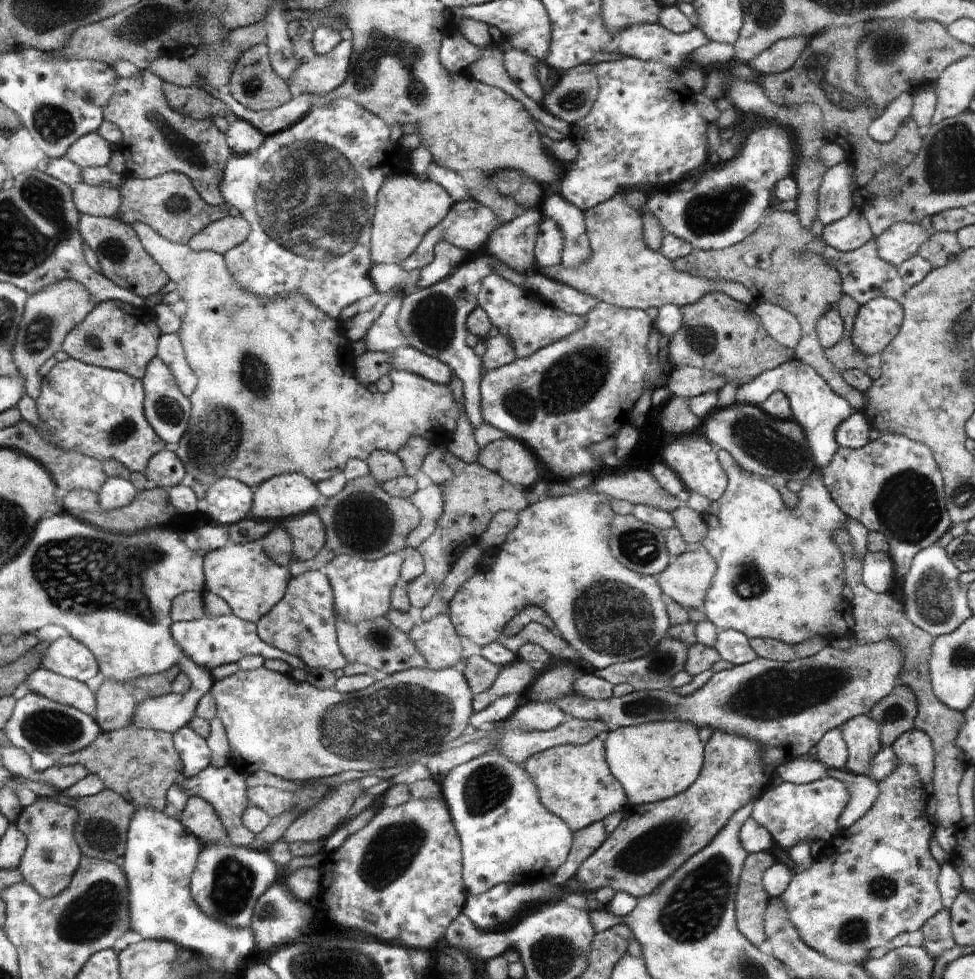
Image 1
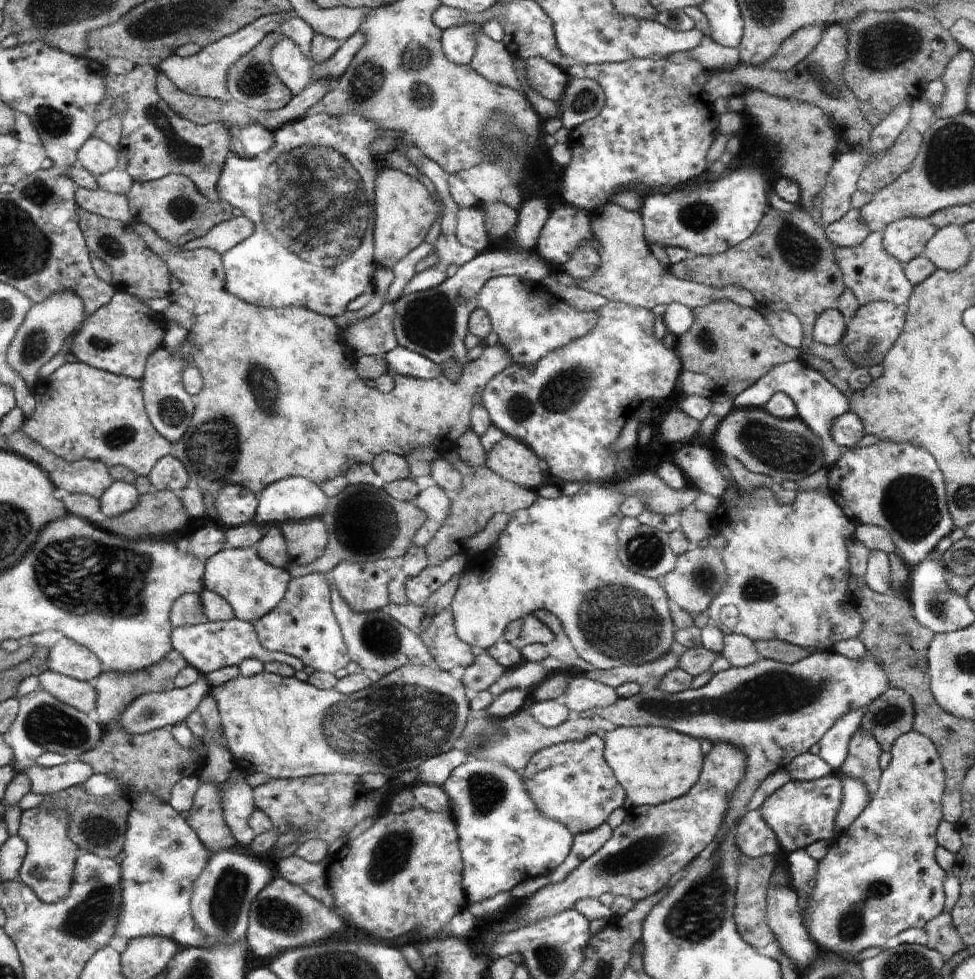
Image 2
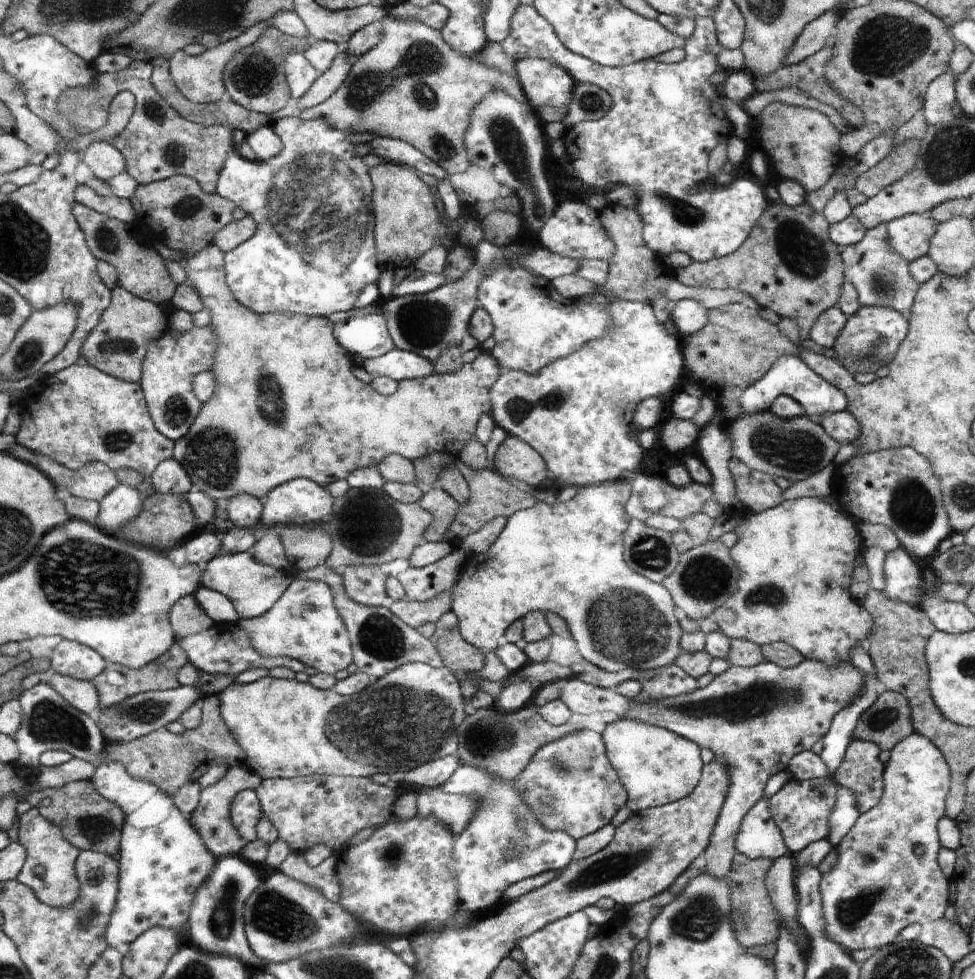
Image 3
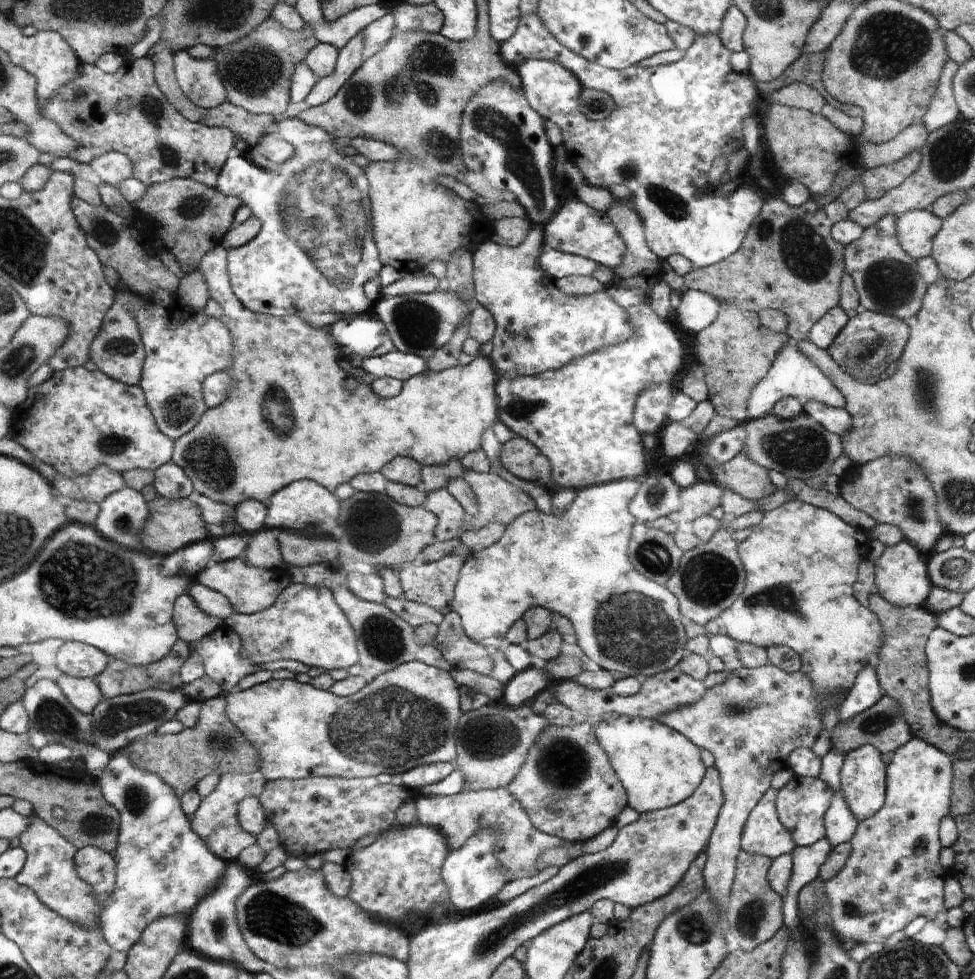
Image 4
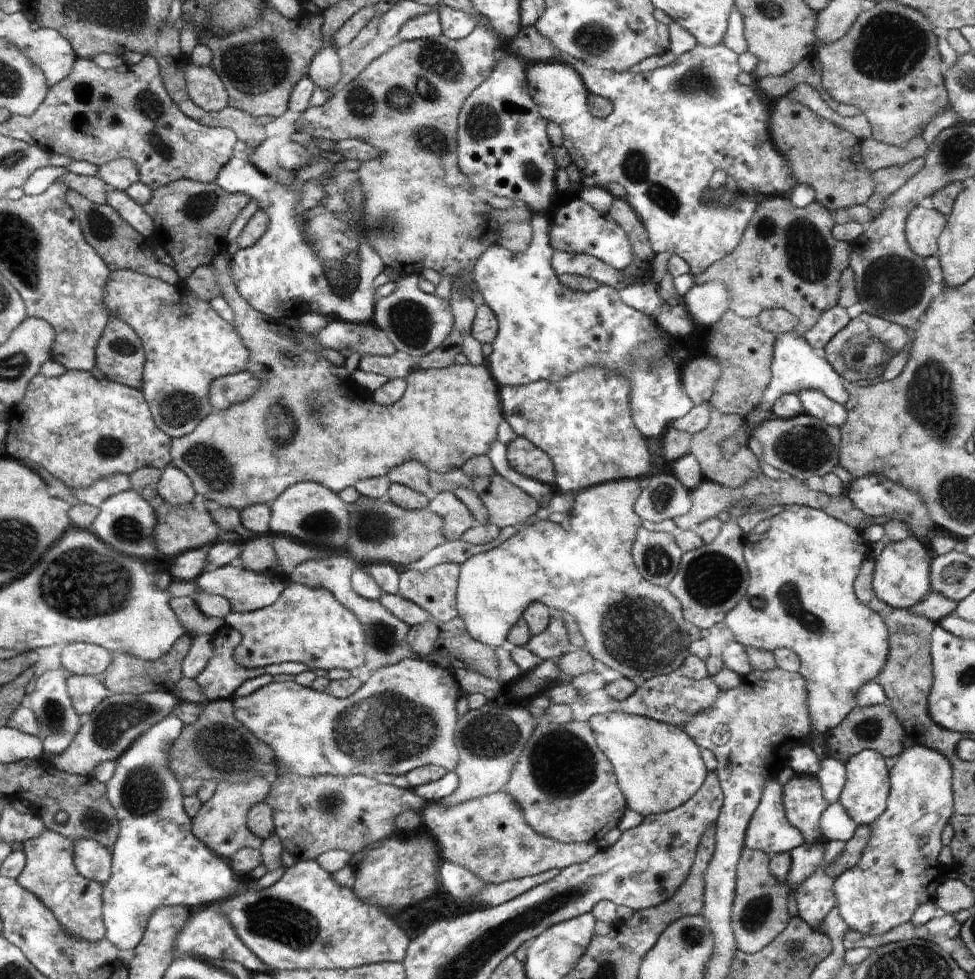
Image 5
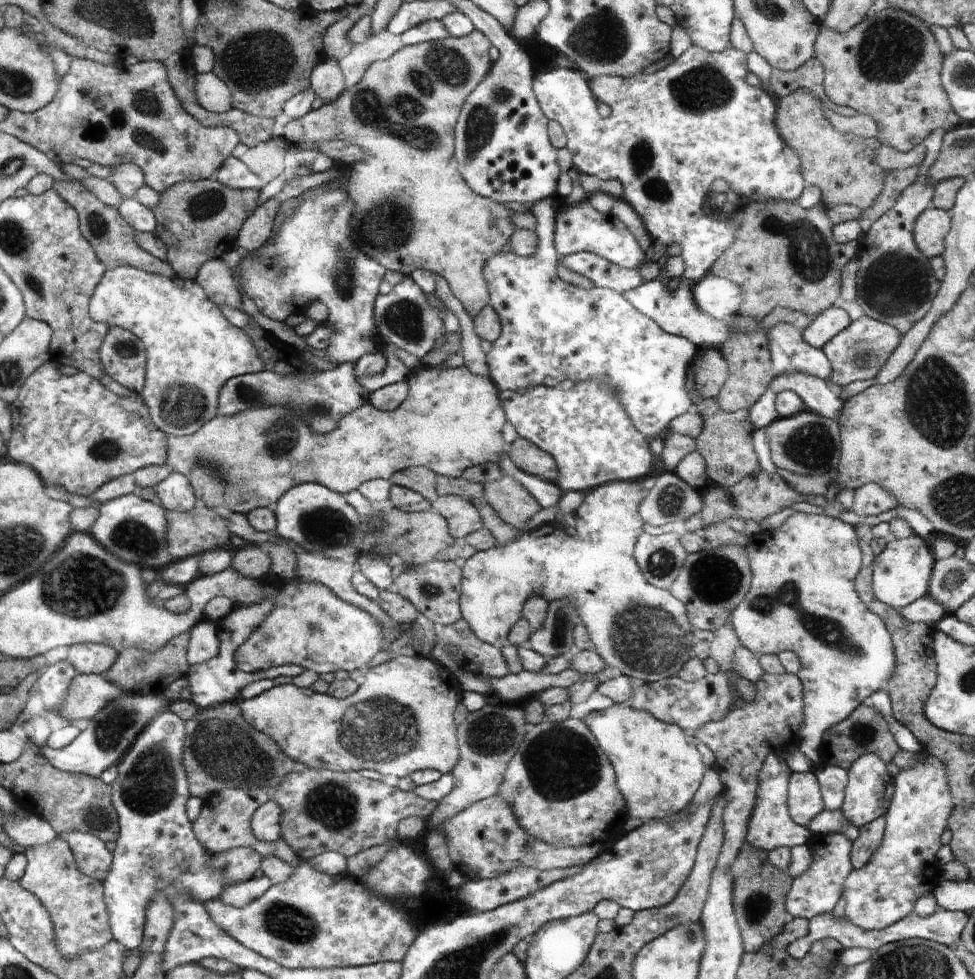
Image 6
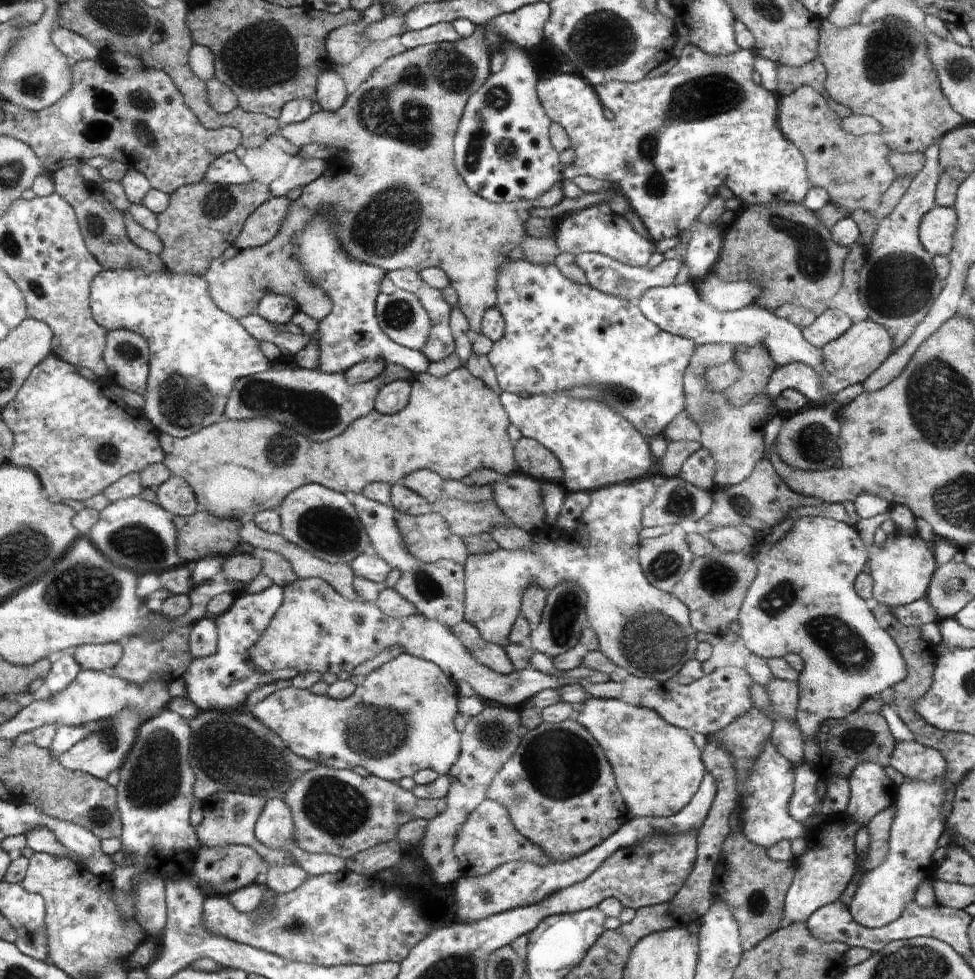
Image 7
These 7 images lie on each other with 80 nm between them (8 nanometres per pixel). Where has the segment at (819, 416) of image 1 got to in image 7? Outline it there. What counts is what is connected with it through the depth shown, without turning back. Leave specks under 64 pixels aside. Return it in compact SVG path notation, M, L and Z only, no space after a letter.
M687 282L681 285L672 284L647 289L637 305L648 319L656 323L656 326L670 334L692 339L696 347L726 343L747 347L762 344L766 346L778 367L788 363L804 363L819 372L819 368L823 365L821 349L804 338L802 328L792 324L788 319L773 315L768 307L758 303L743 306L735 311L719 311L702 300L695 283Z

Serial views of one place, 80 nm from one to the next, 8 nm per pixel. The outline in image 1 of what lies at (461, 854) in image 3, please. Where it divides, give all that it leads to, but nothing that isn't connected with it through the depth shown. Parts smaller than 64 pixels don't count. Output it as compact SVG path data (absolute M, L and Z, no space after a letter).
M488 751L455 766L440 785L442 799L448 803L462 840L464 882L470 895L487 893L499 884L527 886L548 881L567 862L574 844L574 833L560 817L544 808L534 780L520 764L498 751Z

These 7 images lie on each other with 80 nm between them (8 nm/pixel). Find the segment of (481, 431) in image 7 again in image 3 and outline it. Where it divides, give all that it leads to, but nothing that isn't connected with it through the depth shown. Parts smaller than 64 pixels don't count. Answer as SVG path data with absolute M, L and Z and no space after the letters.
M212 244L206 249L197 251L188 261L184 261L182 266L186 269L187 282L197 290L203 302L203 308L211 312L210 326L214 329L217 336L217 349L215 352L215 361L211 370L215 374L217 389L214 396L202 404L199 410L199 416L195 418L190 432L180 441L174 444L174 457L176 462L183 466L189 475L192 476L192 486L198 491L202 491L208 498L215 500L224 500L235 497L238 492L252 495L259 500L264 500L267 494L277 486L283 485L288 480L294 478L312 478L314 482L320 482L320 486L327 487L336 482L336 480L347 479L356 469L366 467L376 467L379 462L389 454L399 454L413 460L423 459L430 453L450 453L457 456L462 450L466 440L475 436L480 418L491 414L491 388L503 370L500 362L492 356L490 352L481 350L480 355L470 363L464 363L458 372L450 374L432 373L419 379L402 379L399 382L397 391L391 395L380 394L375 387L357 379L353 373L354 367L348 360L347 350L340 344L335 337L335 324L327 317L311 317L305 314L286 314L286 313L268 313L258 314L258 312L245 307L232 294L231 287L228 286L226 277L226 263L224 257L226 254L220 247Z

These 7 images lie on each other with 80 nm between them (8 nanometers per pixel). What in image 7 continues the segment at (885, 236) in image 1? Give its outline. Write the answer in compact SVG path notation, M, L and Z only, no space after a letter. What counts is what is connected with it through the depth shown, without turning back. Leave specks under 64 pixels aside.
M954 207L932 208L919 226L919 239L933 255L948 257L955 246L955 230L959 219Z

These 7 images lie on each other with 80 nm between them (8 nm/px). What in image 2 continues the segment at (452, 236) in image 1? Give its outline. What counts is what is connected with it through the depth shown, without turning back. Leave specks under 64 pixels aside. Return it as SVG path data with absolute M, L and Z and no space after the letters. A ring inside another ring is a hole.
M475 207L459 208L457 212L456 238L460 244L482 253L489 248L485 214ZM431 242L423 243L418 248L411 250L402 261L394 265L391 269L394 273L394 278L388 287L388 296L386 302L394 302L400 295L404 294L405 286L410 282L410 279L416 274L414 266L424 258L434 252L434 245Z

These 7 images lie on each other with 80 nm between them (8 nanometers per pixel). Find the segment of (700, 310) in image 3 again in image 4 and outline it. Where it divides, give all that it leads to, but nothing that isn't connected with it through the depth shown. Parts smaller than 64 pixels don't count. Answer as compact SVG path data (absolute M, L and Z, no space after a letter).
M687 289L677 308L679 325L691 333L710 326L720 314L720 302L708 291Z

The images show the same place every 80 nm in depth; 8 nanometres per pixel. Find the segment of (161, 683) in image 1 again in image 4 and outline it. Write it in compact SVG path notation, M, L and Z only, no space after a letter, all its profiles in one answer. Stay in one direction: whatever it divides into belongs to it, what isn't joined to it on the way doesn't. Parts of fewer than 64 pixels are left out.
M178 638L172 650L159 661L146 663L145 665L133 665L125 660L117 659L116 657L112 658L111 664L99 677L95 678L95 681L103 688L103 693L108 698L140 693L147 689L180 689L183 682L181 681L179 670L191 653L191 646L185 640Z

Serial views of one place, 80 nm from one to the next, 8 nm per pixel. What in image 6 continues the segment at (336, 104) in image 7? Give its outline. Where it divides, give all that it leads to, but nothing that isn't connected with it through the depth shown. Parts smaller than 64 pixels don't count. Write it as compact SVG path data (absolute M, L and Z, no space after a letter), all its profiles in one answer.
M325 56L315 66L311 74L311 89L324 104L333 103L345 91L344 77L336 59Z

